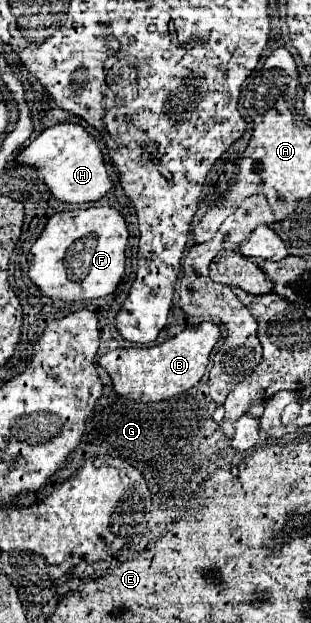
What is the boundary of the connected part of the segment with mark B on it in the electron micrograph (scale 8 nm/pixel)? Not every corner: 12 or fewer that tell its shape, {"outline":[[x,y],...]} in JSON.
{"outline":[[212,321],[98,365],[118,395],[164,401],[190,389],[220,339]]}

